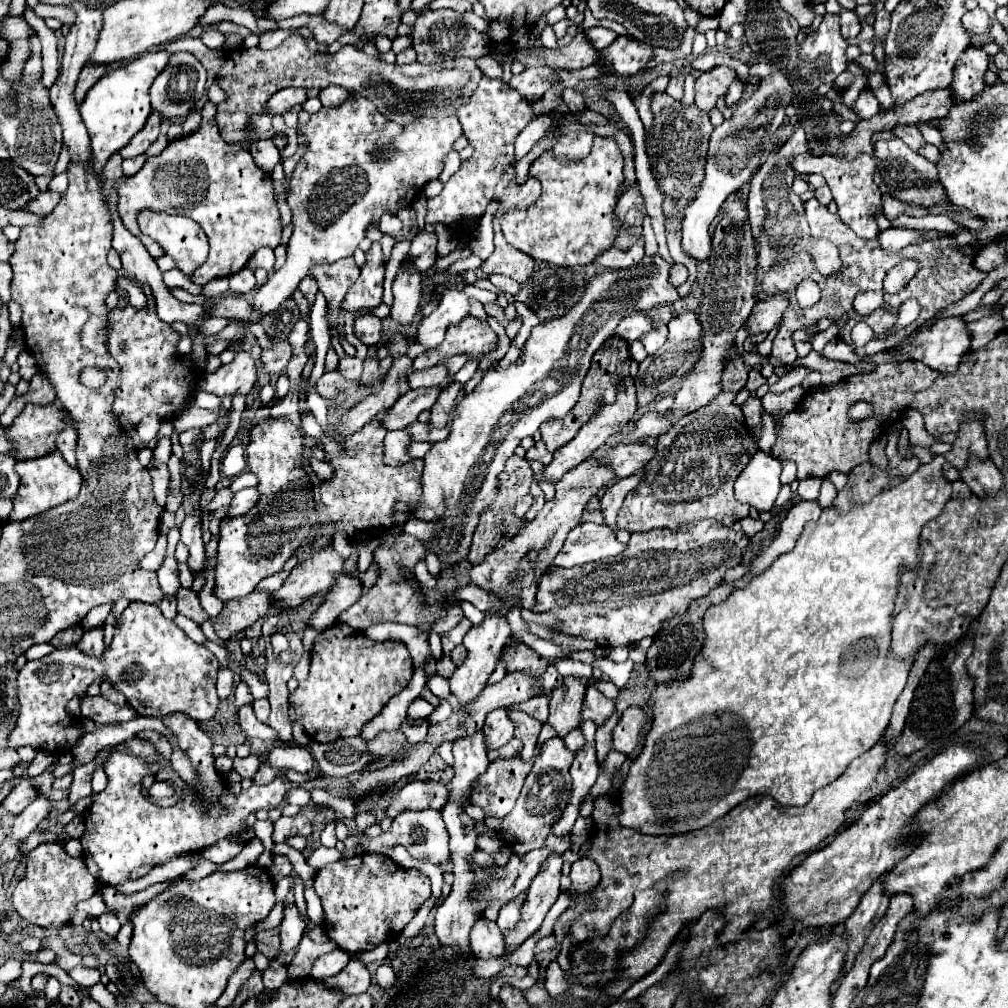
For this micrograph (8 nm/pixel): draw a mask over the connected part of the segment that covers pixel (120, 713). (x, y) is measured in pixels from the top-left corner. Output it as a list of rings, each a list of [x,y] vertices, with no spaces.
[[[101,694],[99,696],[85,696],[81,700],[81,714],[83,718],[93,720],[95,724],[119,724],[119,722],[131,722],[137,714],[131,710],[131,706],[115,706],[113,702],[107,702]]]

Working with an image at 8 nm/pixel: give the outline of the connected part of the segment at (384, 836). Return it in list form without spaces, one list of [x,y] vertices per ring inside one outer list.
[[[407,810],[403,814],[399,814],[391,828],[387,832],[381,832],[379,836],[373,836],[369,838],[369,844],[367,844],[367,852],[369,854],[385,854],[387,848],[393,848],[393,846],[405,846],[407,852],[417,858],[417,860],[423,860],[423,862],[431,862],[435,864],[437,868],[443,870],[445,864],[451,862],[451,852],[449,852],[449,834],[447,834],[447,828],[443,826],[443,820],[441,820],[441,814],[437,810],[421,810],[421,812],[413,812],[413,810]]]

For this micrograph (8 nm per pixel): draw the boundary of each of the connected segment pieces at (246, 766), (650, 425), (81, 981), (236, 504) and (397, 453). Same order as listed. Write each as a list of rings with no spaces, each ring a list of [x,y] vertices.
[[[249,754],[247,758],[235,758],[233,768],[241,774],[241,778],[253,778],[261,766],[261,758],[257,754]]]
[[[647,410],[645,414],[641,414],[639,420],[633,422],[631,438],[625,440],[625,444],[633,444],[647,434],[659,434],[661,436],[661,434],[665,434],[665,430],[669,430],[669,426],[671,426],[671,410],[667,410],[667,412]]]
[[[75,966],[73,970],[69,970],[69,976],[79,984],[79,986],[85,986],[85,988],[89,988],[89,986],[95,986],[97,982],[99,982],[99,978],[101,978],[101,972],[97,970],[97,968],[85,968],[85,966]]]
[[[245,488],[245,490],[237,492],[233,496],[233,500],[231,500],[231,506],[227,510],[227,516],[247,514],[255,506],[255,500],[257,500],[257,490],[255,488]]]
[[[407,428],[401,430],[393,430],[385,436],[383,442],[383,452],[385,452],[385,462],[389,466],[403,466],[411,460],[409,456],[409,444],[413,442],[411,434],[407,434]]]

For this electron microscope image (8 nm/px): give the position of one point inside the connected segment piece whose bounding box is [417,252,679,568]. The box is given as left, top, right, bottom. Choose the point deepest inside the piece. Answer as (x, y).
(460, 478)

